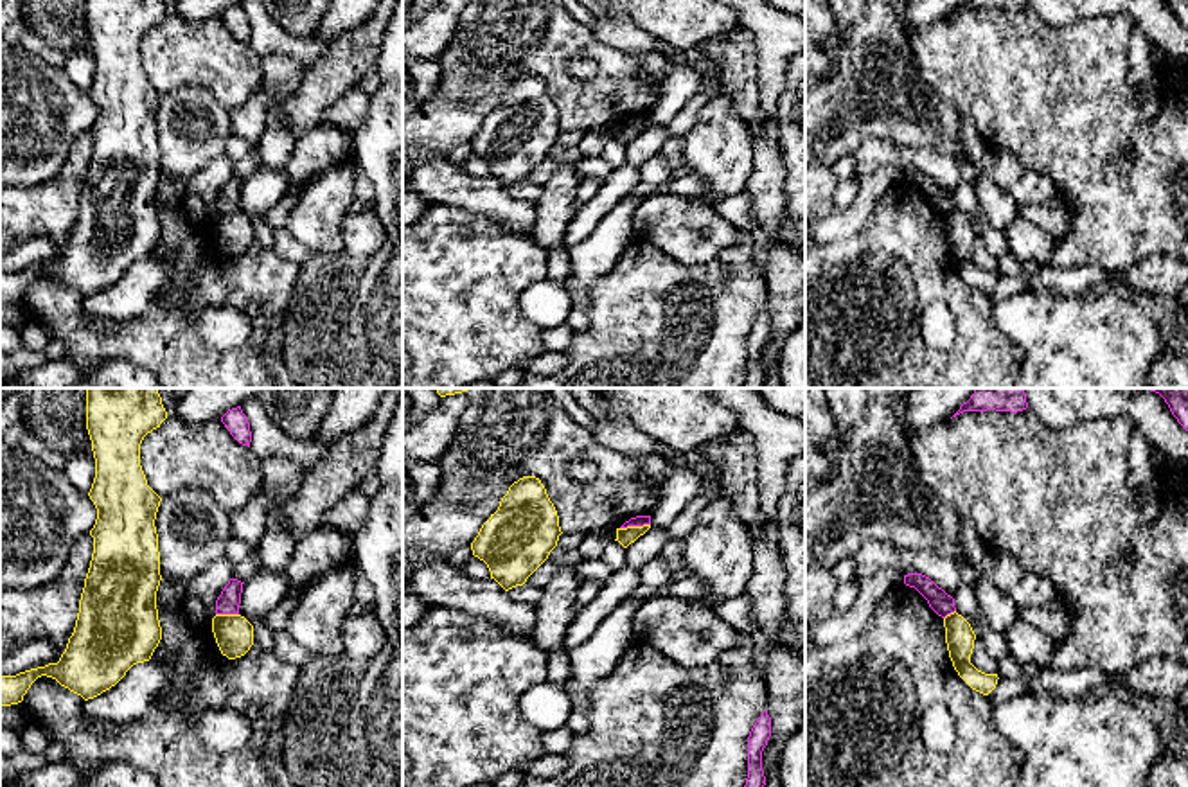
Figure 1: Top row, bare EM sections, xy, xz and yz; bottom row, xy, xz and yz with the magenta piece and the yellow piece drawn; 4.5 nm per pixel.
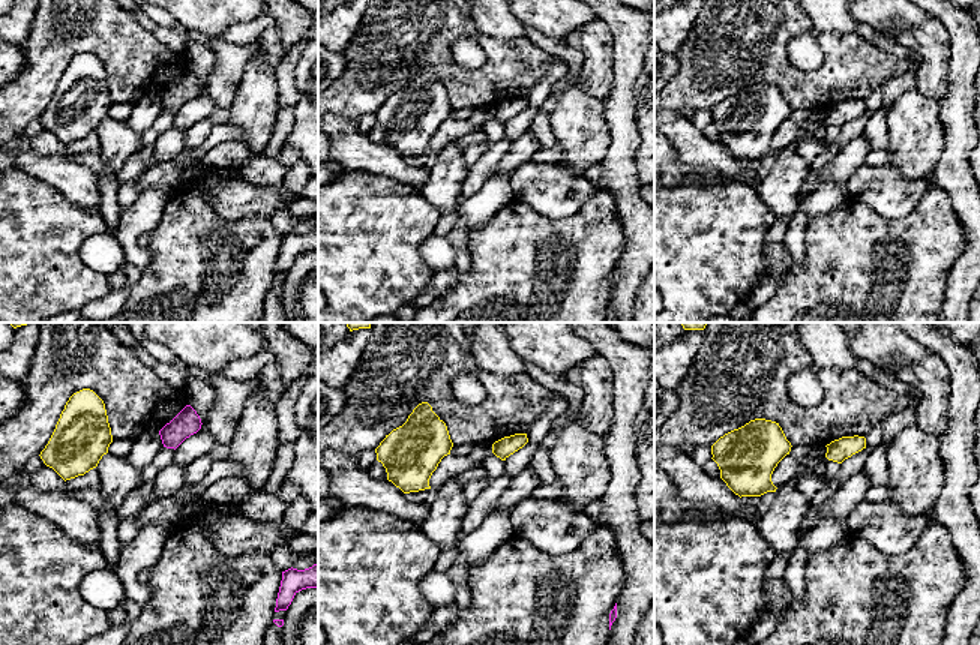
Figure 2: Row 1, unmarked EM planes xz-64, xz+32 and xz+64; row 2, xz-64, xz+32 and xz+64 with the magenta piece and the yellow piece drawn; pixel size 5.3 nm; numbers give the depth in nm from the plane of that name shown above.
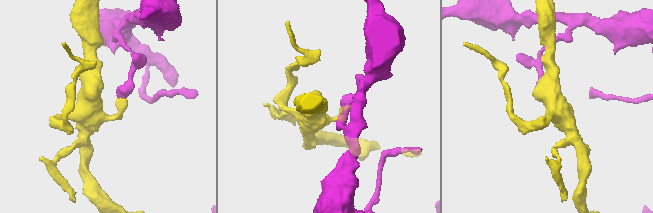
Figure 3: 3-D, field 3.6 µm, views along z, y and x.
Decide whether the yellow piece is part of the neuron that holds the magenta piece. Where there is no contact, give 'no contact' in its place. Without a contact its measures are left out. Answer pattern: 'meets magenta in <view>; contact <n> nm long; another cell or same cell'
meets magenta in xz; contact 140 nm long; another cell

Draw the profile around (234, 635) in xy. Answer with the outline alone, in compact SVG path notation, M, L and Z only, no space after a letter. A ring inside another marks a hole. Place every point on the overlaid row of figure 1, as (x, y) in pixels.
M216 615L212 632L228 659L244 656L253 645L253 625L241 615Z

